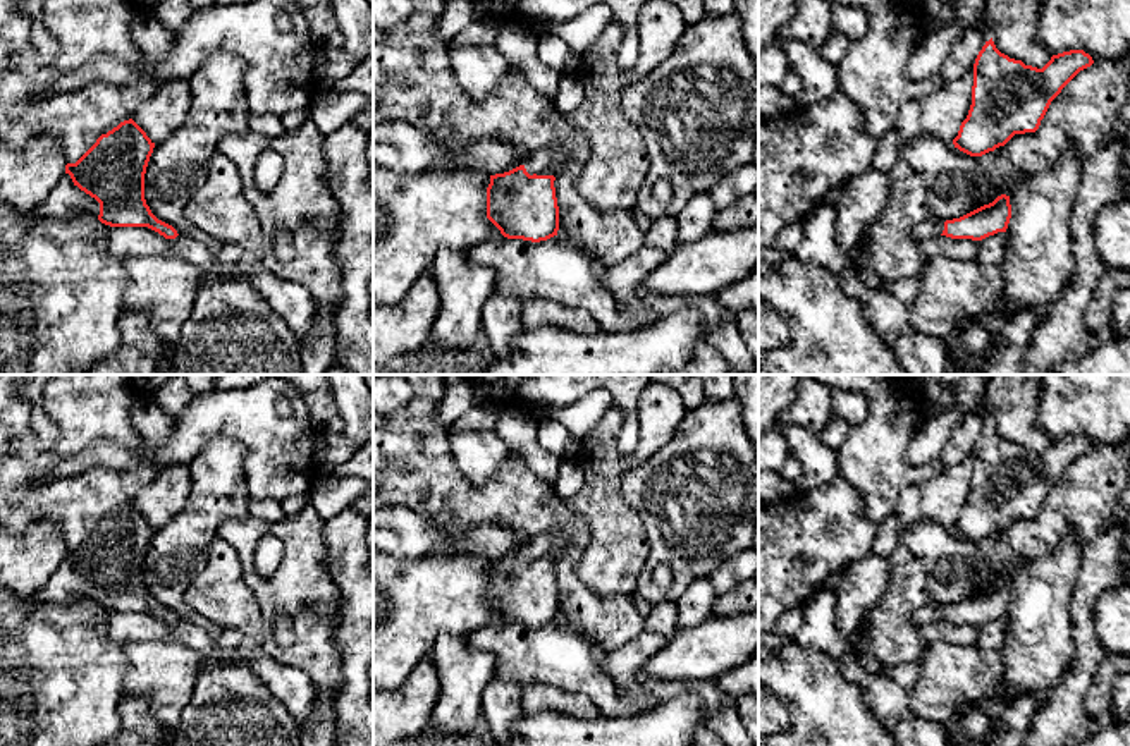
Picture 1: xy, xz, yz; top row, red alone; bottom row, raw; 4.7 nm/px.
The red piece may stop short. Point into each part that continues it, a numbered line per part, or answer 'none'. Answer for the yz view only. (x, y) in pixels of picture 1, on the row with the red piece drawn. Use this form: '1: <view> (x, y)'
1: yz (929, 227)

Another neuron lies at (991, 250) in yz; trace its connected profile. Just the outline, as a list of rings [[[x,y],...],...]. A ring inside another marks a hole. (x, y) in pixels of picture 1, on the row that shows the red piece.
[[[998,232],[994,235],[982,239],[982,241],[977,241],[979,253],[977,253],[975,261],[984,266],[992,266],[992,265],[1001,266],[1001,263],[1006,258],[1006,239],[1008,239],[1006,232]]]

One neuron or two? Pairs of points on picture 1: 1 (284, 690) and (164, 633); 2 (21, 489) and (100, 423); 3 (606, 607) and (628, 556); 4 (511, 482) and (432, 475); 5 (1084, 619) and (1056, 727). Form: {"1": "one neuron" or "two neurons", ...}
{"1": "one neuron", "2": "one neuron", "3": "two neurons", "4": "one neuron", "5": "one neuron"}

